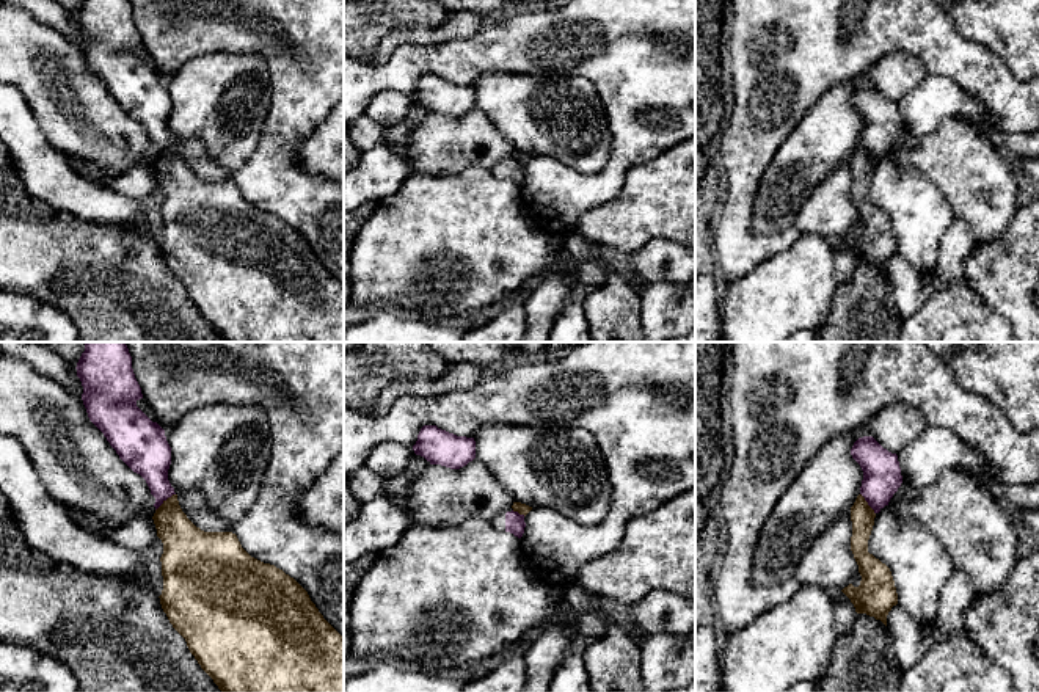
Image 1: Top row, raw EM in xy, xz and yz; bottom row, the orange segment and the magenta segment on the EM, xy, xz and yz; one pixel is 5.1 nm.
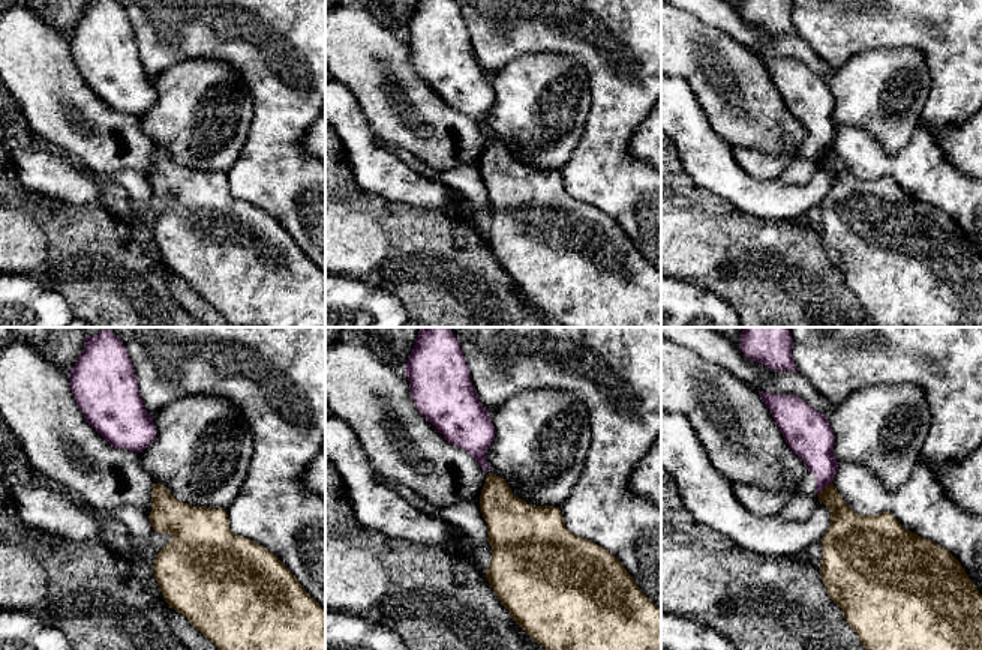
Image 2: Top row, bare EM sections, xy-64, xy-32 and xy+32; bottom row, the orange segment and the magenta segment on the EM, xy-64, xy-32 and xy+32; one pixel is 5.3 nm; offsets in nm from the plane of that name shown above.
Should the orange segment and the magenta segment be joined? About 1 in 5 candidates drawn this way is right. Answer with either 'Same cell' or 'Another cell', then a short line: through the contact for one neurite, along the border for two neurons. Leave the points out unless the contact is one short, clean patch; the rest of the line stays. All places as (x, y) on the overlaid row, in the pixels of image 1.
Another cell. Line: xy (174, 493), (156, 510)

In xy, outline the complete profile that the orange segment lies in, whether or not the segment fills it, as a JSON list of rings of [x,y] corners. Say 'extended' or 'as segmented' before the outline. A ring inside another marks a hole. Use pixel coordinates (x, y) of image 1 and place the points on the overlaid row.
as segmented; [[[177,494],[163,501],[152,519],[163,543],[162,609],[221,692],[344,692],[344,637],[323,618],[293,577],[251,557],[235,534],[196,527],[182,512]]]

